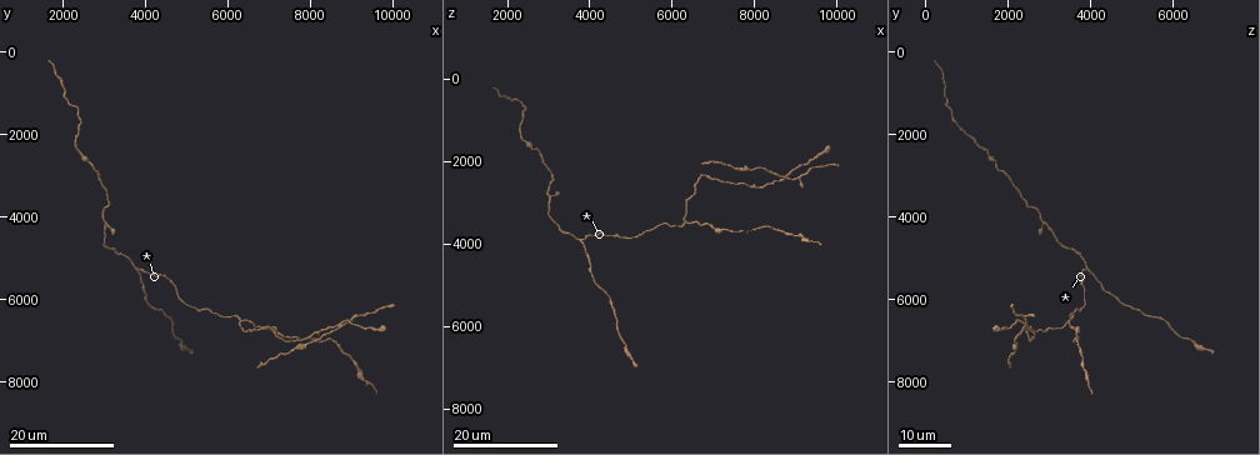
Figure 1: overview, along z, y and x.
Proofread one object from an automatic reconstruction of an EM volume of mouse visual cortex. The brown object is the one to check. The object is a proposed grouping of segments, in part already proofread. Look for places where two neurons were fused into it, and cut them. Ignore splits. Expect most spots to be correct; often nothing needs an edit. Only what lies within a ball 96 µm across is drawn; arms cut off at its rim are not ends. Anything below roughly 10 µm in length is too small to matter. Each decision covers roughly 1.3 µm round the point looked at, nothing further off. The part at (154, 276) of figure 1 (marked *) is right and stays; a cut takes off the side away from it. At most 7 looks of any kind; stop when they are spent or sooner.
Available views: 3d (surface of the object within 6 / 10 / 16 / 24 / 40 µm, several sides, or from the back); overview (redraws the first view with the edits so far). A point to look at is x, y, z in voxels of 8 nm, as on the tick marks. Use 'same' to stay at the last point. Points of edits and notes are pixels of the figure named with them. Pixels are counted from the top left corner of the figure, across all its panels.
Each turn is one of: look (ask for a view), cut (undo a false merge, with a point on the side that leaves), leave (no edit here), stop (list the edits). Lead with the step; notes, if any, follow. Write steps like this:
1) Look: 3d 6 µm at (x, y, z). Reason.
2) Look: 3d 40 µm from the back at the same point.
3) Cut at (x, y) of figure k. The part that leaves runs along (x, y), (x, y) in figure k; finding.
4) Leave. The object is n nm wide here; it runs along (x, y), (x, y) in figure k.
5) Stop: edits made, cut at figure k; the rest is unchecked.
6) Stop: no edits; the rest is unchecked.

Look: 3d 24 µm at (3800, 5350, 4000). Three arms meet.

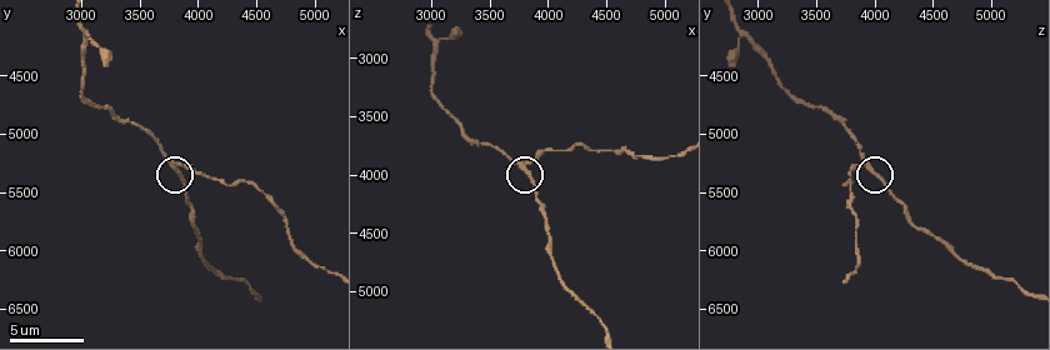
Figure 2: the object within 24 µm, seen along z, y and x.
Look: 3d 6 µm at (3820, 5300, 3980). Closer look.

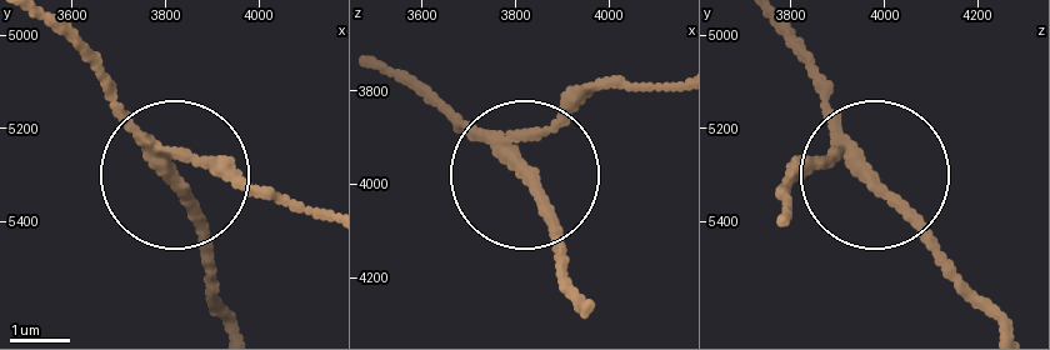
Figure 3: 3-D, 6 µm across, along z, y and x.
Leave. It runs along (319, 216), (200, 166), (175, 171), (225, 321) in figure 3; all the same neuron.

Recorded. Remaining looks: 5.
Look: 3d 24 µm at (6300, 6500, 3500).

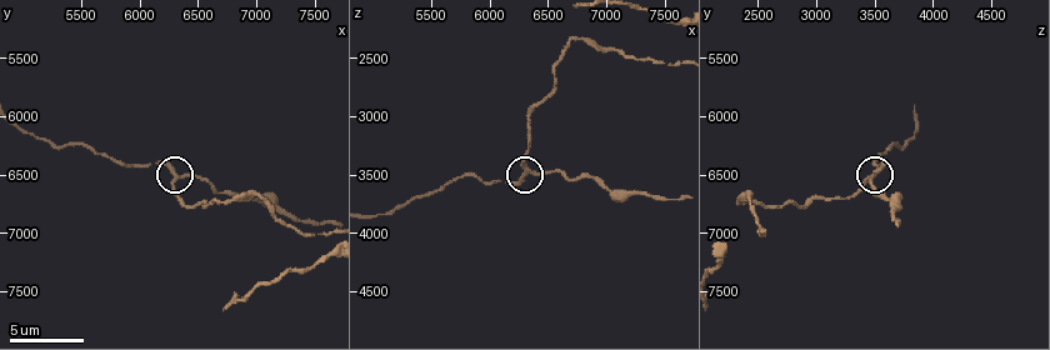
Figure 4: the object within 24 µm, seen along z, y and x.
Look: 3d 10 µm at (6300, 6520, 3440).

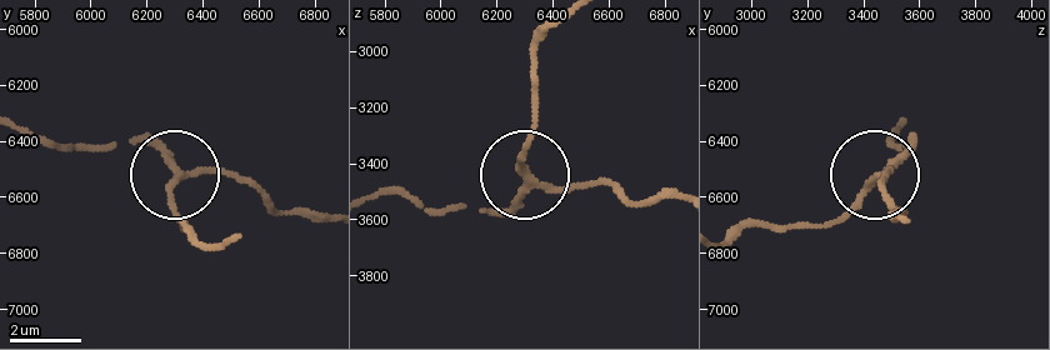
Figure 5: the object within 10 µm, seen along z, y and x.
Leave. The side arm is 36 µm long; it runs along (24, 133), (69, 148), (129, 139), (179, 175), (254, 184) in figure 5; continuous, no second neuron.

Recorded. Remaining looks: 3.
Look: 3d 16 µm at (6740, 6760, 2340). Sudden change in width.

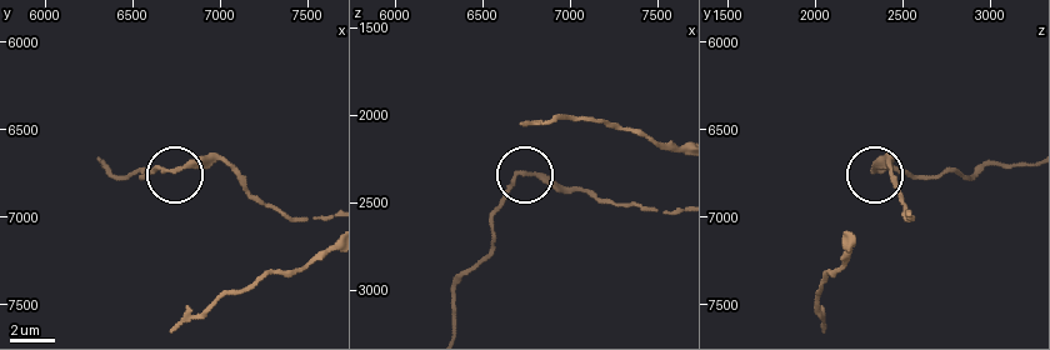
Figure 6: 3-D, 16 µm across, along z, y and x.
Leave. The object is 190 nm wide here; one neuron here.

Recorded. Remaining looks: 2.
Stop: no edits; the rest is unchecked.

